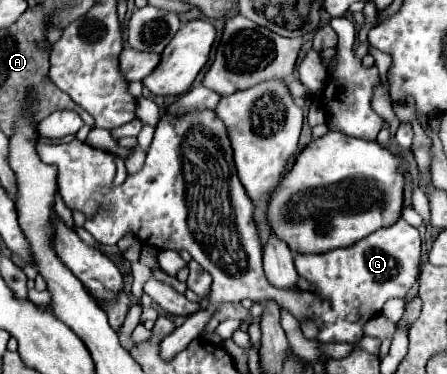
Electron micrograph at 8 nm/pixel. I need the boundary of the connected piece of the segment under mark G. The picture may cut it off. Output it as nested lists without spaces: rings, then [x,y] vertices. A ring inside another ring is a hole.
[[[400,217],[394,225],[382,227],[350,247],[340,247],[322,255],[296,255],[294,263],[298,275],[314,283],[316,295],[328,299],[332,305],[330,317],[318,323],[318,341],[358,343],[364,335],[364,323],[382,309],[384,301],[392,297],[408,297],[418,277],[420,251],[422,241],[418,229]]]

